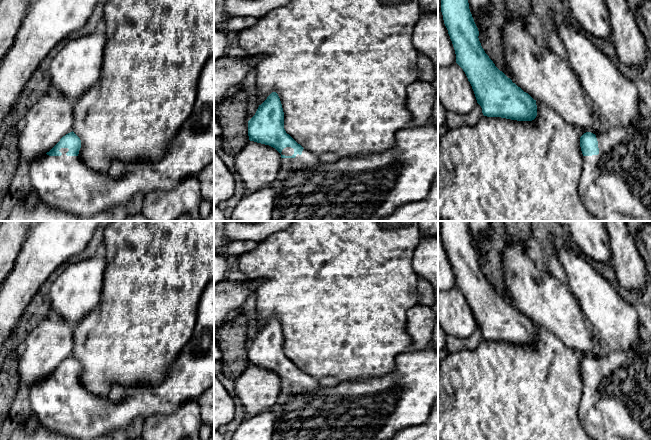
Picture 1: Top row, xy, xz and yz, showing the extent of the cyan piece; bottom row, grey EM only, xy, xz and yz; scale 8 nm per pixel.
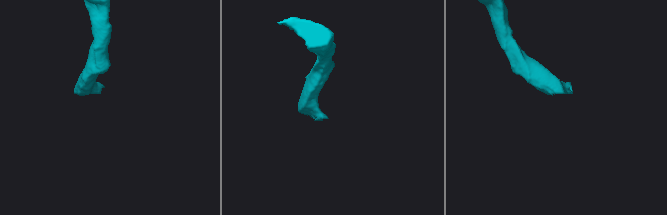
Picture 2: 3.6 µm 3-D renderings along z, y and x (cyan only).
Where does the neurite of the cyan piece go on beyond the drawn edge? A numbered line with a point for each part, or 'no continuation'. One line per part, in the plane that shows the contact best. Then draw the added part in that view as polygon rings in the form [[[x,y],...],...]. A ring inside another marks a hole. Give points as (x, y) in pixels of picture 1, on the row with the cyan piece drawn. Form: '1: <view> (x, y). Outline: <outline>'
1: xz (288, 151). Outline: [[[286,147],[282,150],[281,154],[285,156],[292,156],[294,154],[294,149],[291,147]]]

